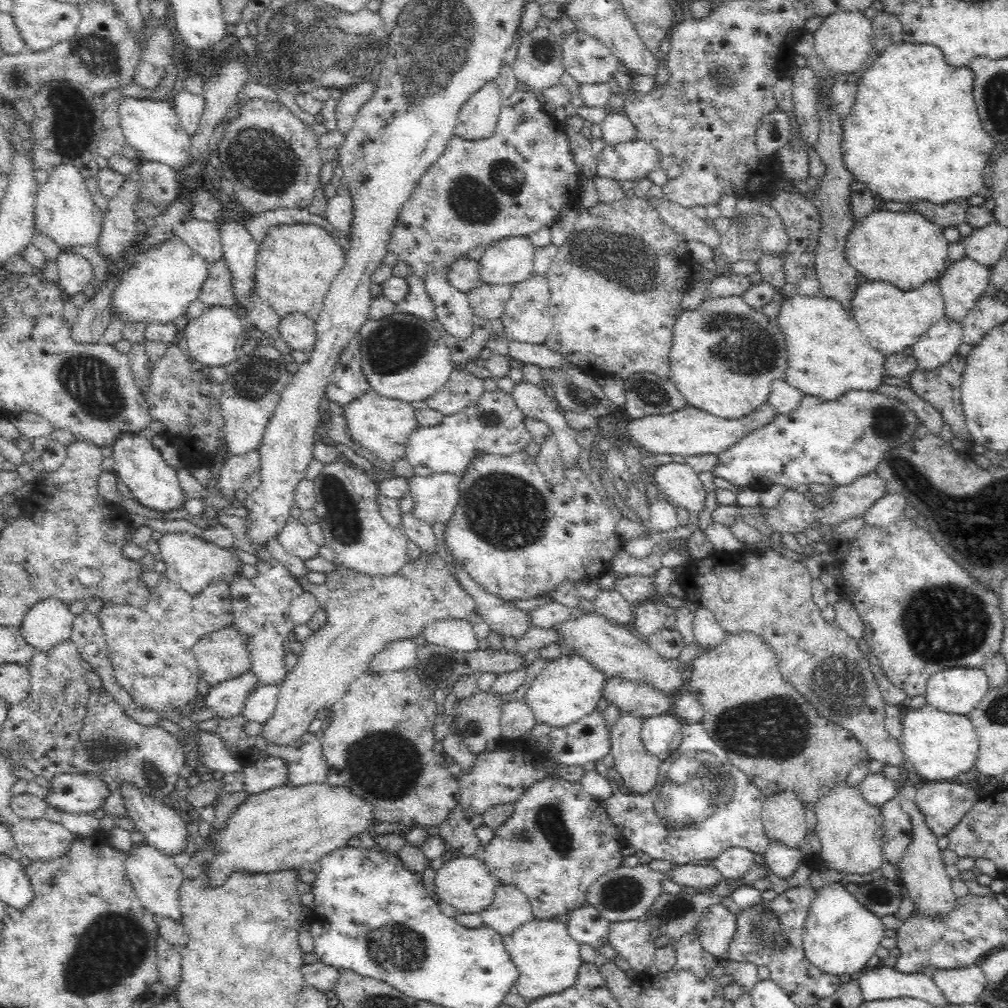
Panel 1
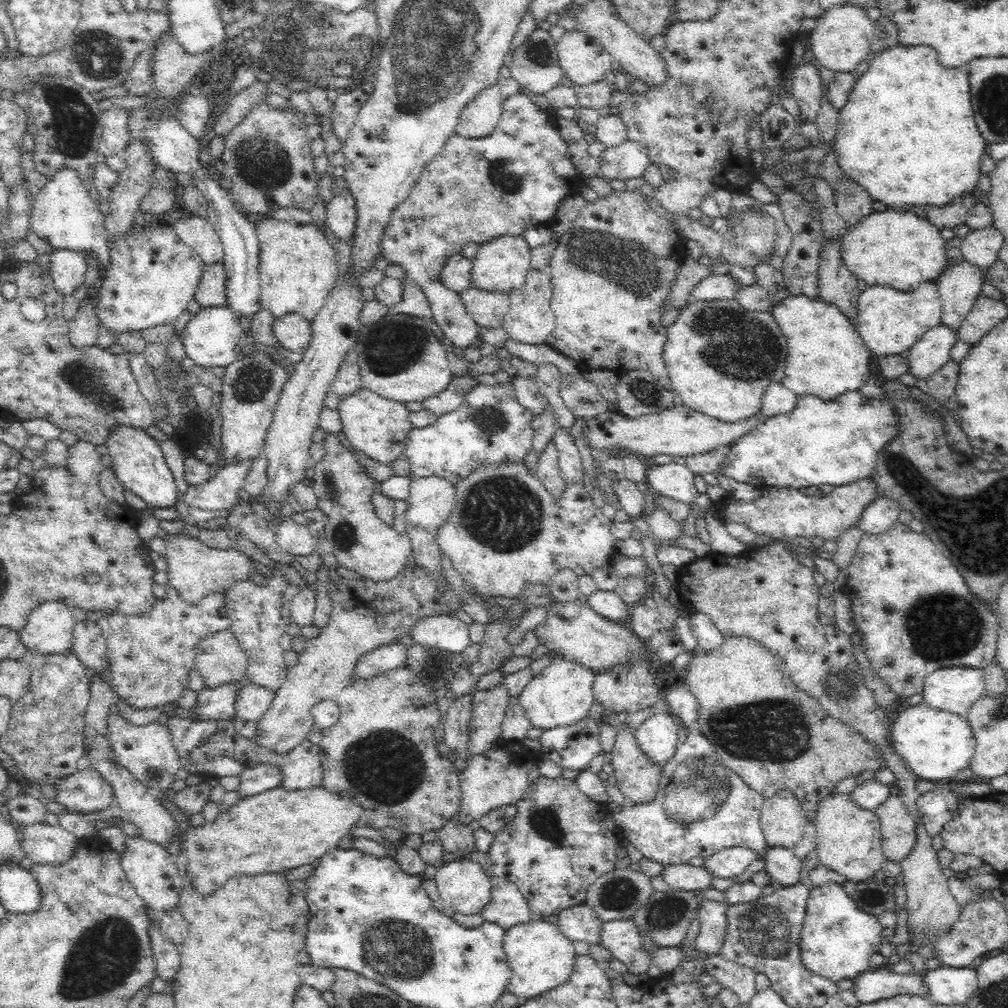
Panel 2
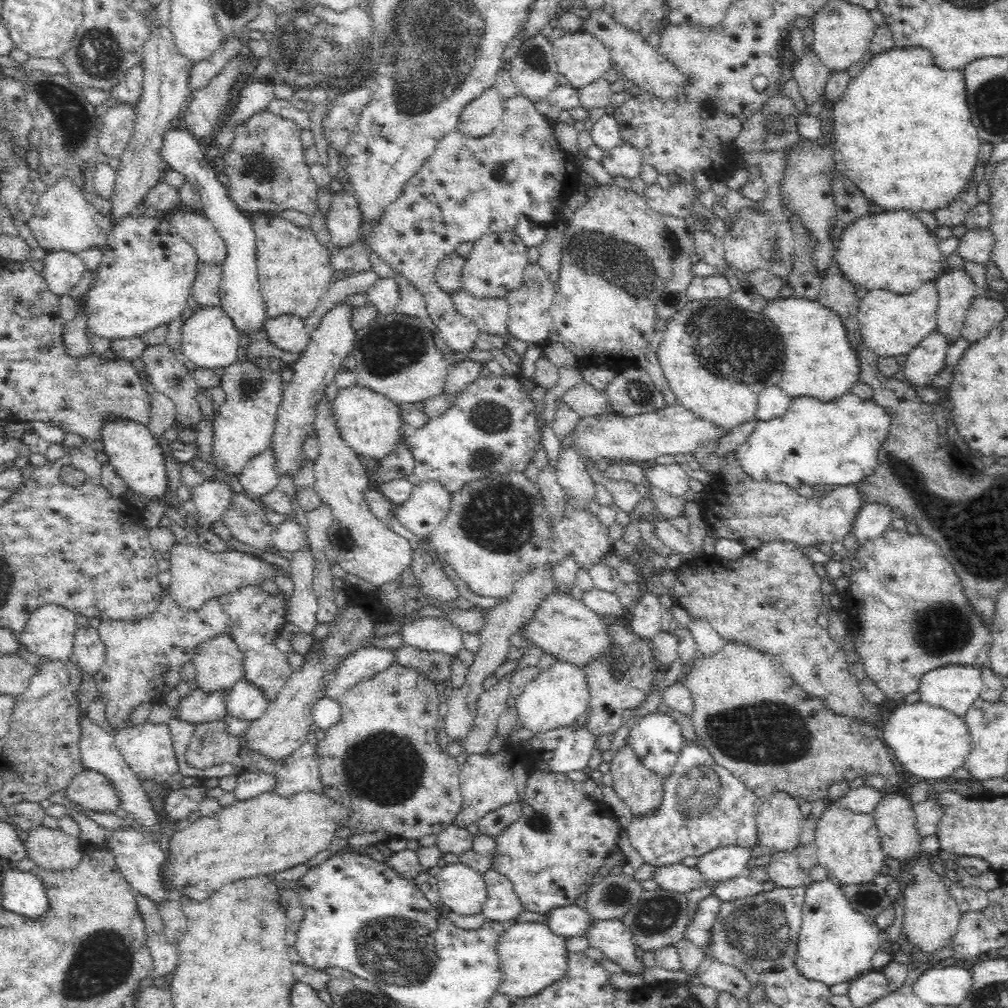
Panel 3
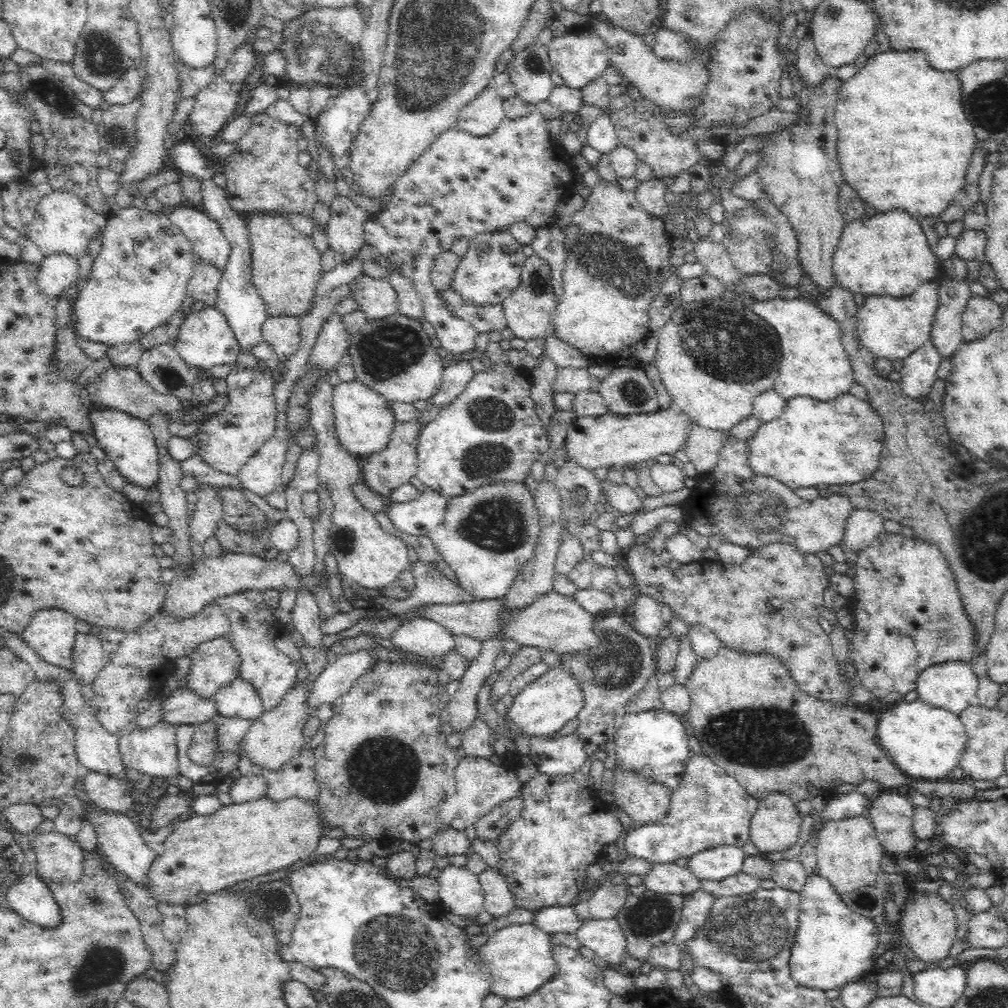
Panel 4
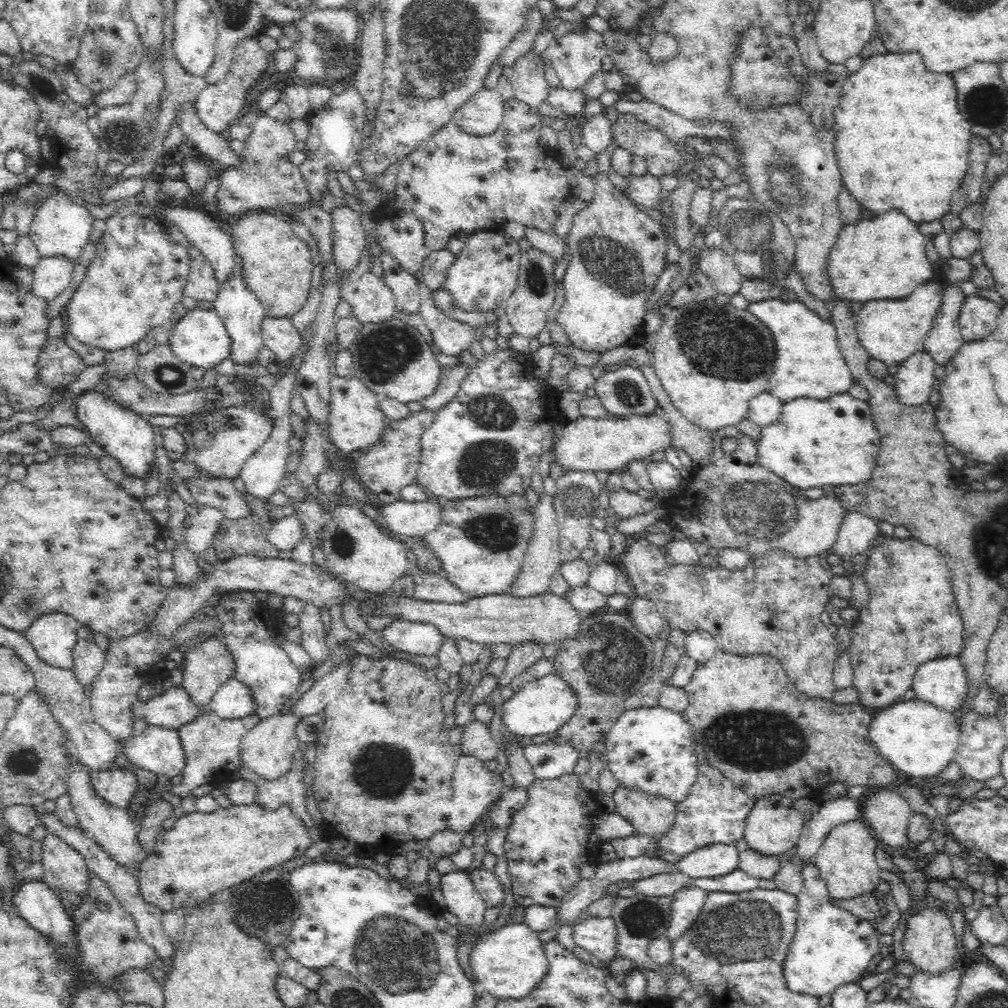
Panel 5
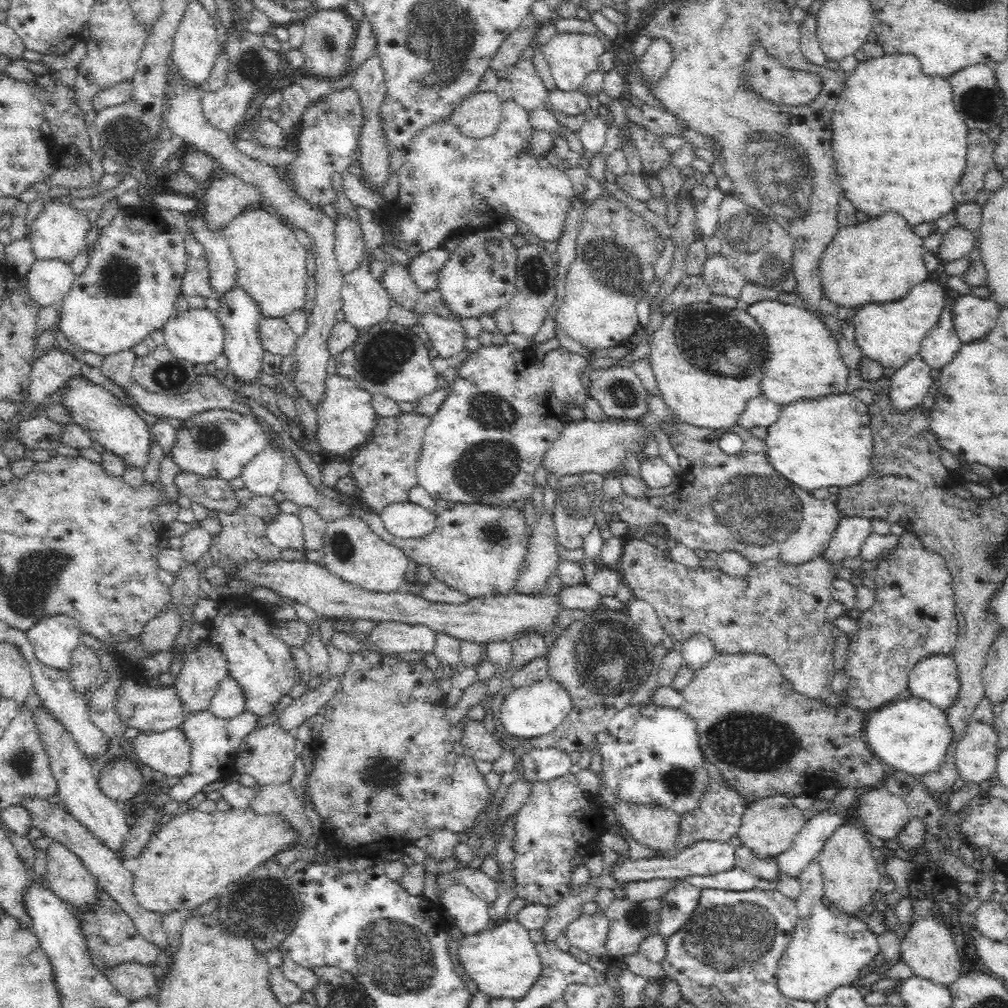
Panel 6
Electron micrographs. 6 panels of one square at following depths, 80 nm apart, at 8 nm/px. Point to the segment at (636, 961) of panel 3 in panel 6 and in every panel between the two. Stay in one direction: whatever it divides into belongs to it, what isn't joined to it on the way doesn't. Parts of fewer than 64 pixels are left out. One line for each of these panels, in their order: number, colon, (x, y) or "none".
4: (605, 937)
5: (599, 936)
6: (590, 933)

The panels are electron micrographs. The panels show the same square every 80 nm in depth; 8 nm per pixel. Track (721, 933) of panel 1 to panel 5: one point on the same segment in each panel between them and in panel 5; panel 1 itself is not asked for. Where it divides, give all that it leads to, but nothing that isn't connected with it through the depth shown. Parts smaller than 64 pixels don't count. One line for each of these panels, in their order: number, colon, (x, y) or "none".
2: (712, 915)
3: (699, 931)
4: (696, 911)
5: (688, 904)

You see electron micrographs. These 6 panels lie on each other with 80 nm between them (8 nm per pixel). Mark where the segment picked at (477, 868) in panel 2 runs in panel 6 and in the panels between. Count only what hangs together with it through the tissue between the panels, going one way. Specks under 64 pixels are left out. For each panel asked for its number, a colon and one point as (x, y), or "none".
3: (462, 890)
4: (460, 892)
5: (456, 893)
6: (471, 914)

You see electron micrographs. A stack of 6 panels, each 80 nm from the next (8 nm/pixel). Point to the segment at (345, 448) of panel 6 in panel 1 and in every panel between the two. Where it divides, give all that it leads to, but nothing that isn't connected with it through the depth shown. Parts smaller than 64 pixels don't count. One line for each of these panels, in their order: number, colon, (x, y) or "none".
1: (383, 425)
2: (379, 427)
3: (371, 425)
4: (364, 421)
5: (356, 422)

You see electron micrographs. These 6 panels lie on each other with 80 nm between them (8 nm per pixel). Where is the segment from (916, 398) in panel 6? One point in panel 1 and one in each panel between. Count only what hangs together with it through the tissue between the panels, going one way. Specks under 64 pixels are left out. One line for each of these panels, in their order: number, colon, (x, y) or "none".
1: (935, 348)
2: (932, 351)
3: (924, 361)
4: (919, 373)
5: (915, 379)

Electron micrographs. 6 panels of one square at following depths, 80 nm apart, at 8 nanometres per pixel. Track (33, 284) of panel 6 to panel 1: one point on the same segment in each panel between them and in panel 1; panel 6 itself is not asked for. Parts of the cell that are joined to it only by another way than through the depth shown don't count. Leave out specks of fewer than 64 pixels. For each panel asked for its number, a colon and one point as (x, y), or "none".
1: (75, 272)
2: (68, 268)
3: (62, 270)
4: (57, 272)
5: (52, 275)

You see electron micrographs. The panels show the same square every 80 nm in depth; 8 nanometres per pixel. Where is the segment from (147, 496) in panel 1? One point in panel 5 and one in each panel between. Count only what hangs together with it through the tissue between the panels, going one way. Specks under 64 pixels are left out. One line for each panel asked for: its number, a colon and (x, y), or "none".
2: (137, 460)
3: (135, 453)
4: (128, 442)
5: (128, 438)

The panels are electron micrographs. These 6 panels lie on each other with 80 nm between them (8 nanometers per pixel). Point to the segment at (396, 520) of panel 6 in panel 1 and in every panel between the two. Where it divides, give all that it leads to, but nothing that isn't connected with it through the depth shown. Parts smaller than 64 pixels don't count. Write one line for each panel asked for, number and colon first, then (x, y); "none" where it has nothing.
1: (435, 496)
2: (431, 499)
3: (428, 504)
4: (417, 517)
5: (415, 519)

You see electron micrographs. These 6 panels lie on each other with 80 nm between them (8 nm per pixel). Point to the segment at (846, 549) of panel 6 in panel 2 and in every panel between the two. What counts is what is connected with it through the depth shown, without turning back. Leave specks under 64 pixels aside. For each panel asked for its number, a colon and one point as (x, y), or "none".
2: (882, 512)
3: (874, 518)
4: (864, 525)
5: (858, 530)

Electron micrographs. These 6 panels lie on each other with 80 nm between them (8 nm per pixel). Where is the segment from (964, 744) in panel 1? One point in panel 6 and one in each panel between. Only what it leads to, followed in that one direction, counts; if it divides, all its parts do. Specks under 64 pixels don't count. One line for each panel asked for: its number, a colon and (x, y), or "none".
2: (936, 744)
3: (929, 743)
4: (925, 742)
5: (919, 739)
6: (911, 735)

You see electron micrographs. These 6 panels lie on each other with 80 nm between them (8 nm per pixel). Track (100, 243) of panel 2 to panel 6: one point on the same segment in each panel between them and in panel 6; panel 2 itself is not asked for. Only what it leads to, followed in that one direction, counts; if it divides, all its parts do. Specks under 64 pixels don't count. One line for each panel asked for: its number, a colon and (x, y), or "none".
3: (63, 219)
4: (63, 222)
5: (61, 226)
6: (59, 231)

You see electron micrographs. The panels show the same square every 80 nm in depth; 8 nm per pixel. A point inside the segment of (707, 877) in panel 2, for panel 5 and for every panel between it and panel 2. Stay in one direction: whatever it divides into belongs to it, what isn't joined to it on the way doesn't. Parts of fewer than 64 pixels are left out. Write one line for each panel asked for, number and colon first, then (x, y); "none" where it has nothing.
3: (677, 877)
4: (669, 878)
5: (667, 883)

